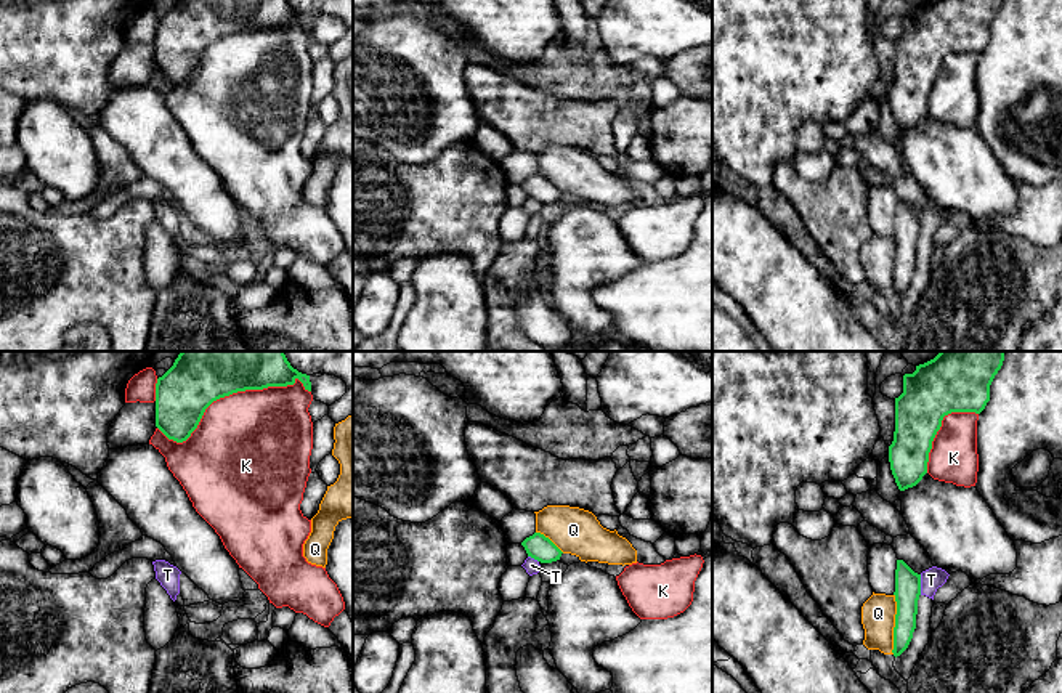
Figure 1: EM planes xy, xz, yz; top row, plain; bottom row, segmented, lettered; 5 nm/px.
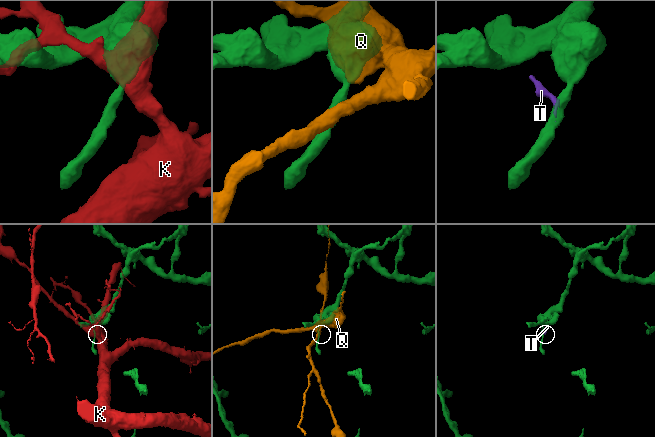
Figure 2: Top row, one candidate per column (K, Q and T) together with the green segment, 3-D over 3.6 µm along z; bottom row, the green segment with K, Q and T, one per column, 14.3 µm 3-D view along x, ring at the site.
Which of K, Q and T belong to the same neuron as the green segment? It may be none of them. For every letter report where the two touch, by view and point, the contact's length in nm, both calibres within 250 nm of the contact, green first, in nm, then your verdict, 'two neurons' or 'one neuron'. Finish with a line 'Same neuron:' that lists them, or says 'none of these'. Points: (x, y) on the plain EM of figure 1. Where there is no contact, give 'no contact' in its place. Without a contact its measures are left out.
K: contact xy (228, 36); length 800 nm; calibres 280 and 500 nm; two neurons
Q: contact yz (895, 265); length 300 nm; calibres 130 and 180 nm; two neurons
T: contact yz (920, 225); length 100 nm; calibres 130 and 110 nm; two neurons
Same neuron: none of these

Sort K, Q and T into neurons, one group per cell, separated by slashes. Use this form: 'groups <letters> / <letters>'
groups K / Q / T

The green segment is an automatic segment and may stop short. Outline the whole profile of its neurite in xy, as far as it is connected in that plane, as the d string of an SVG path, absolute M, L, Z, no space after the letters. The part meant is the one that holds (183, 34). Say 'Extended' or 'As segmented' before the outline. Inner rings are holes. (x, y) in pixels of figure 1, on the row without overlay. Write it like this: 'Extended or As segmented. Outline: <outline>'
As segmented. Outline: M175 0L156 24L156 67L168 80L183 83L213 42L245 30L294 26L297 19L311 32L310 16L294 10L287 0Z

